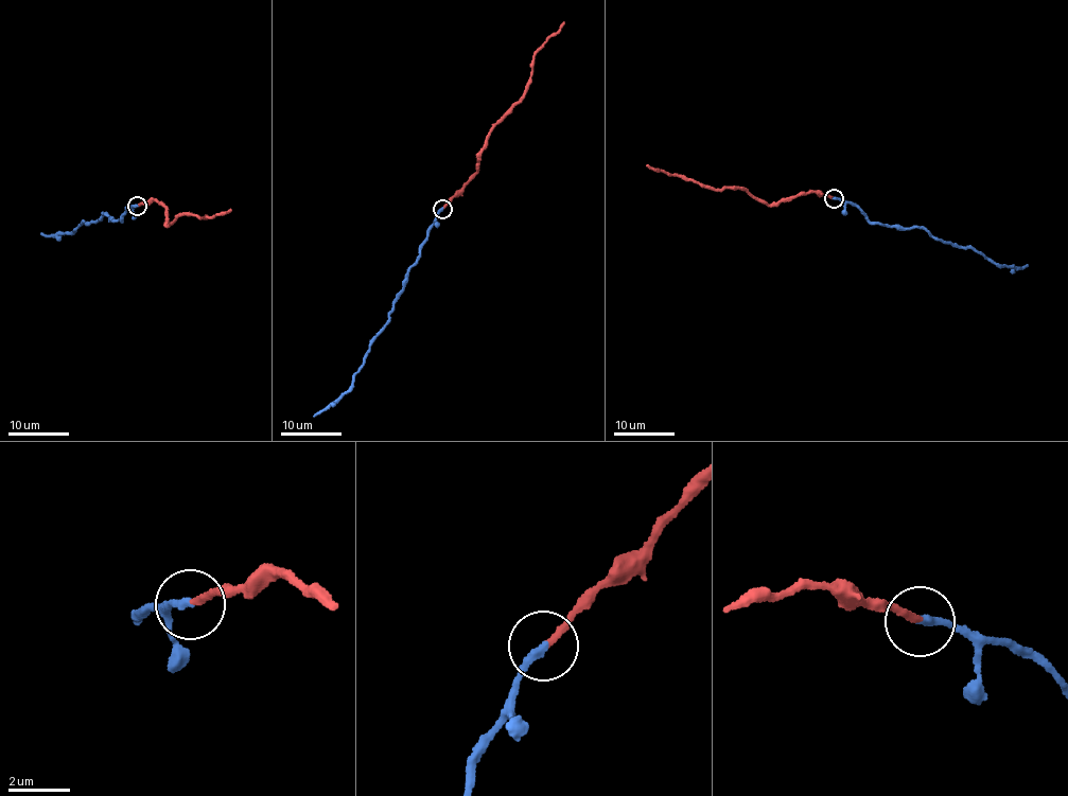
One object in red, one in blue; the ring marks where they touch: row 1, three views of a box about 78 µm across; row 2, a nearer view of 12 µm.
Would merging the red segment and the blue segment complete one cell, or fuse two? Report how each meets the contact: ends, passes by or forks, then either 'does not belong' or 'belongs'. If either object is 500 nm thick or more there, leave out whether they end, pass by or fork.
red ends; blue ends; does not belong

